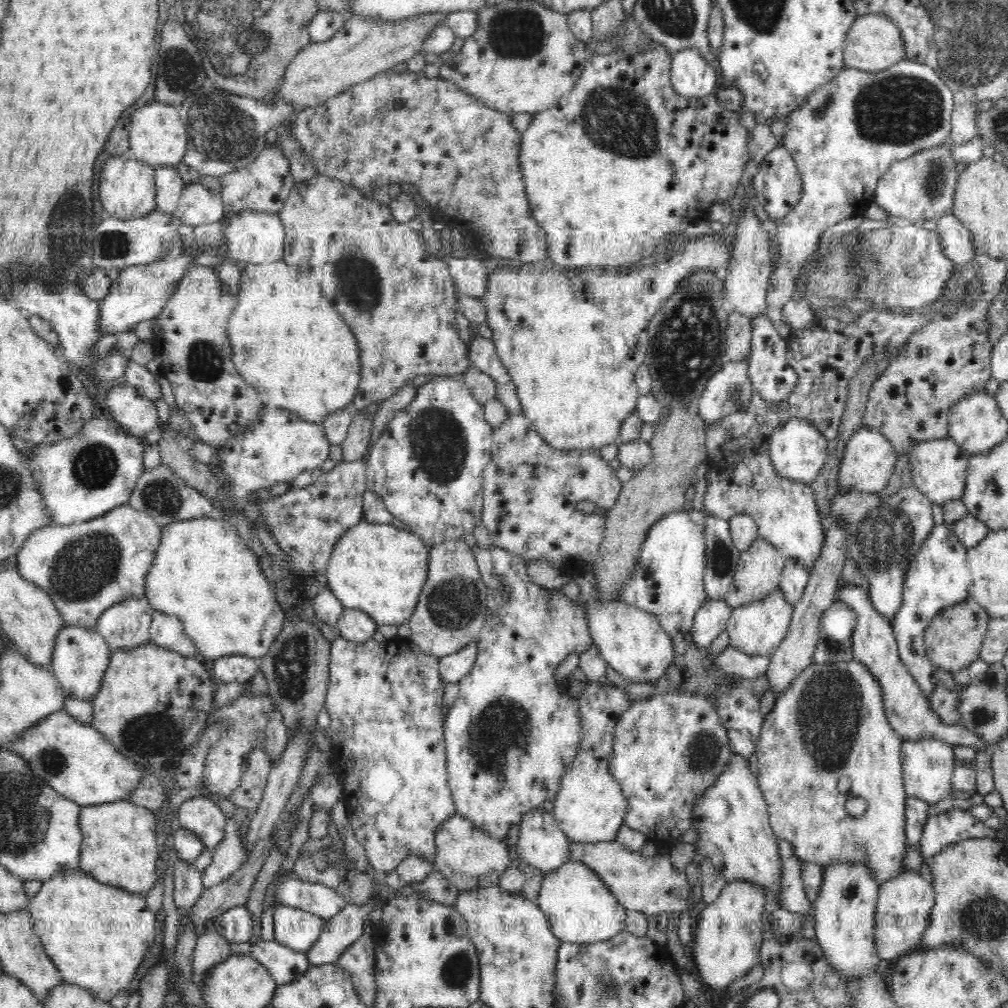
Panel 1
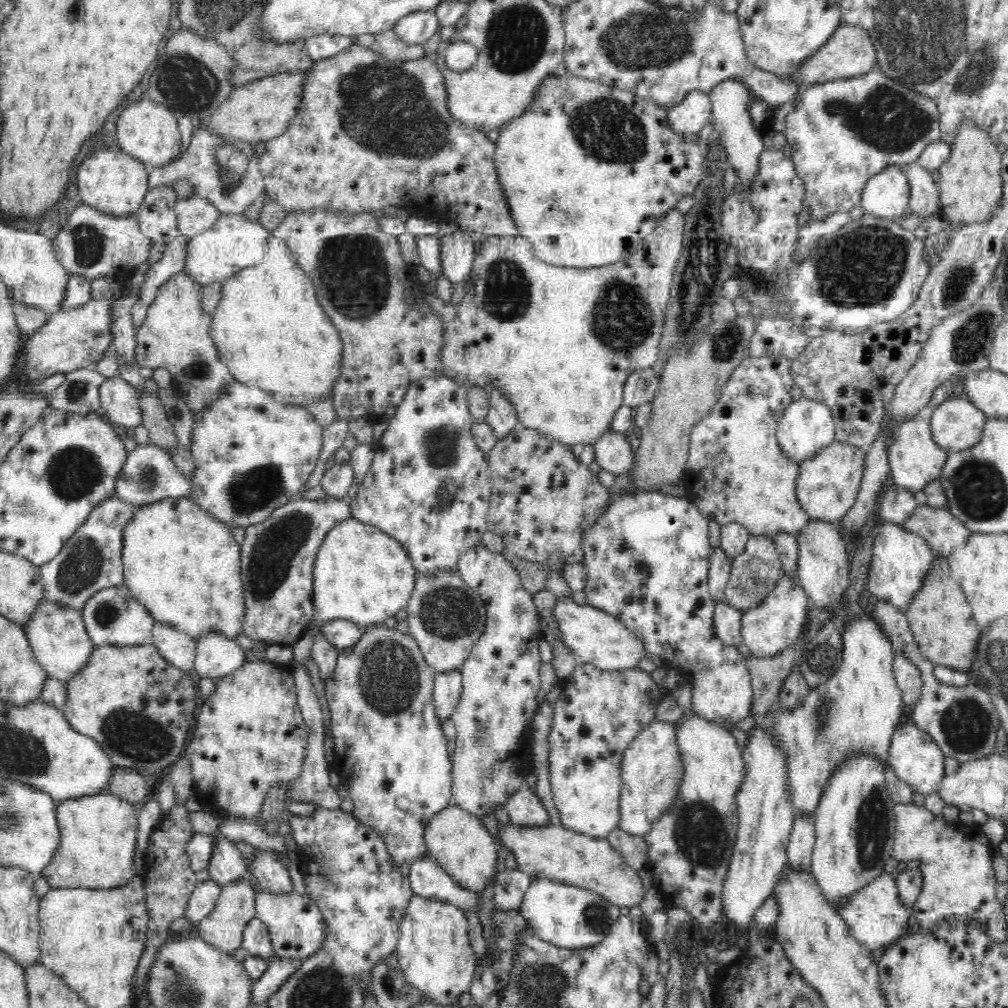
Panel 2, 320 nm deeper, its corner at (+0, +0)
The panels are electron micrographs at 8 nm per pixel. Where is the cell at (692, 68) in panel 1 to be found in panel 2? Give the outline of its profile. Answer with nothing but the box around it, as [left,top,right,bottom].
[667,90,712,134]

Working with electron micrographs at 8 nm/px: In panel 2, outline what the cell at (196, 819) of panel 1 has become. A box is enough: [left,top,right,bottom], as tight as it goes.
[207,834,248,887]

